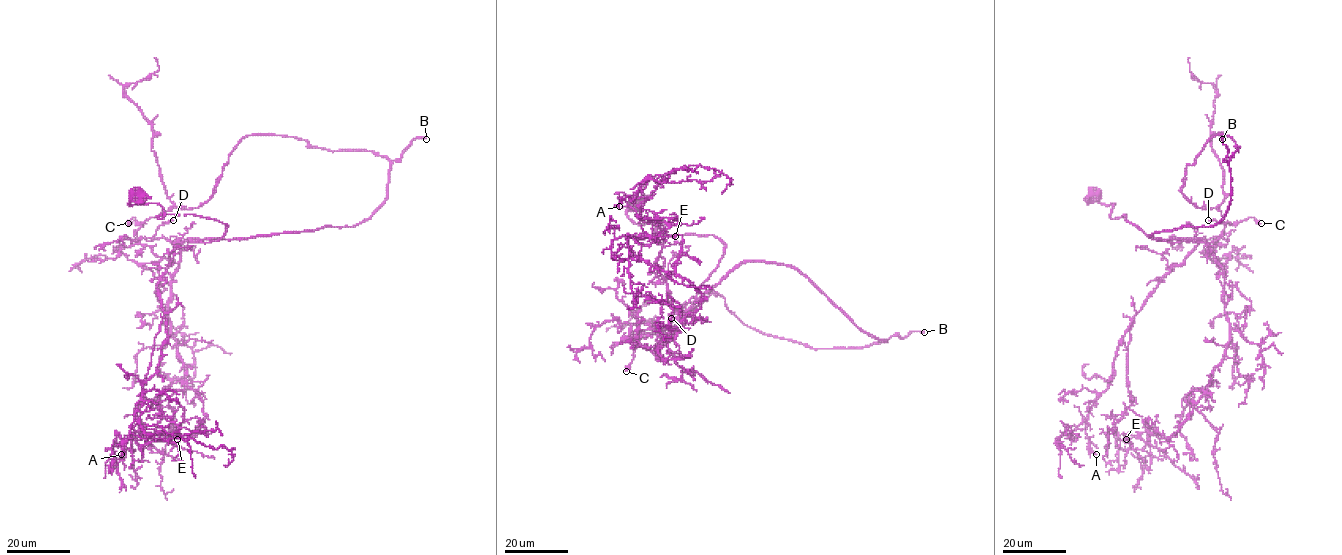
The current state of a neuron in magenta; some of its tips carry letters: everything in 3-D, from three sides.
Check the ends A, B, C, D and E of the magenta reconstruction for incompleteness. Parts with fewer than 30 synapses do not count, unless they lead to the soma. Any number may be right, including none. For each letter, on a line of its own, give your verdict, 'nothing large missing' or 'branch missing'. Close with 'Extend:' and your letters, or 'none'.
A: nothing large missing
B: branch missing
C: nothing large missing
D: nothing large missing
E: nothing large missing
Extend: B

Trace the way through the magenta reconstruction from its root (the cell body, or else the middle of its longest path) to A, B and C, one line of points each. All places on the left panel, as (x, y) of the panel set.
A: (137, 195), (129, 204), (158, 203), (159, 218), (227, 226), (174, 244), (157, 285), (167, 340), (121, 454)
B: (137, 195), (129, 204), (158, 203), (159, 218), (227, 225), (190, 241), (354, 226), (426, 139)
C: (137, 195), (226, 231), (172, 263), (128, 223)

